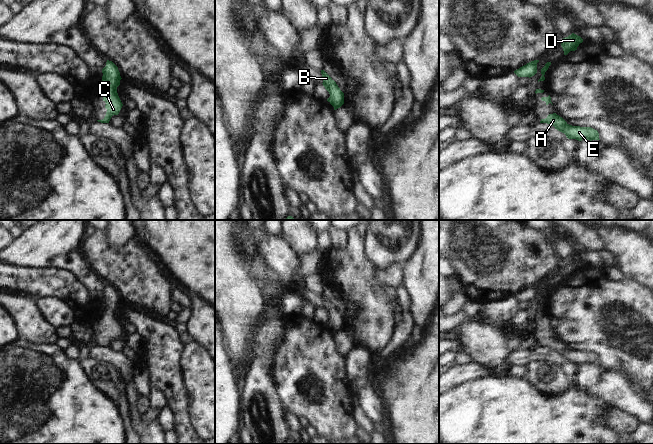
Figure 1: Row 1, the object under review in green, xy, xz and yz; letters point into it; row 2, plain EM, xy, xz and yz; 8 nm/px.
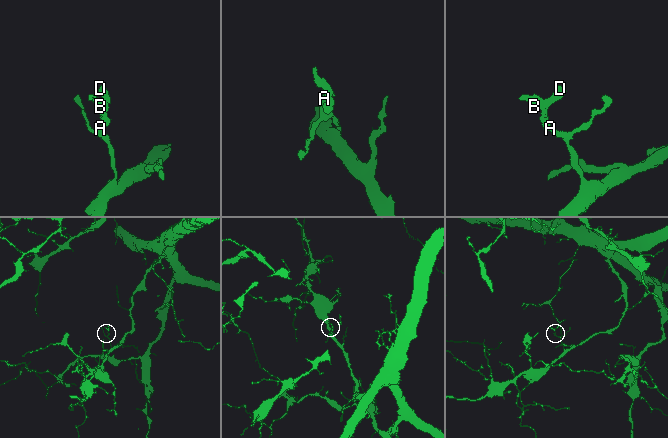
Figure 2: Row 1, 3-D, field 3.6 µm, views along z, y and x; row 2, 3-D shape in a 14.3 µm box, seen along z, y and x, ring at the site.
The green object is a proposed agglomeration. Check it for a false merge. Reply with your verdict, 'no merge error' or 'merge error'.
no merge error

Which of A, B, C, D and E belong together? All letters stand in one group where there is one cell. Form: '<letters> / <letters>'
A B C D E

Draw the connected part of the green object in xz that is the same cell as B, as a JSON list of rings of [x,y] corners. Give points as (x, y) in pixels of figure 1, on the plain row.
[[[321,294],[321,298],[323,303],[322,308],[330,318],[327,325],[334,331],[334,334],[336,334],[344,328],[344,317],[324,294]]]

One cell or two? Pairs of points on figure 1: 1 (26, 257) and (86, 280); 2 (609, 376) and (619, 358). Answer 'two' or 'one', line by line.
1: one
2: two

